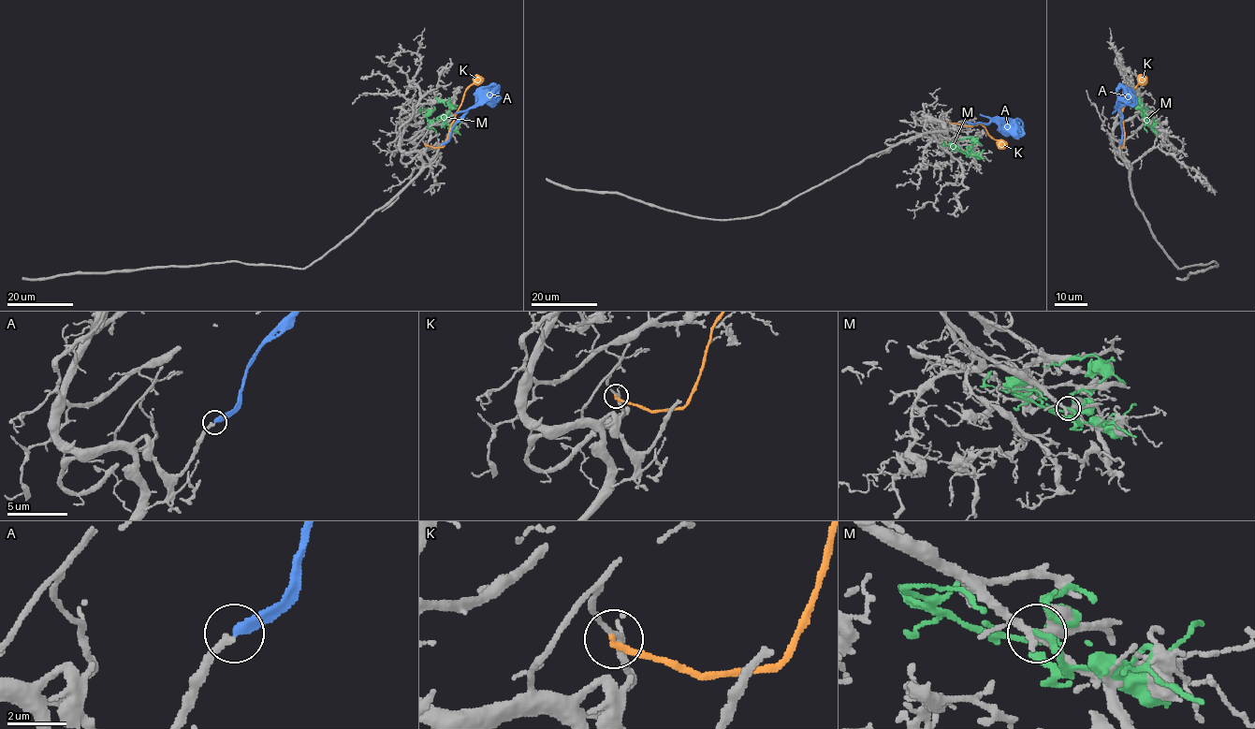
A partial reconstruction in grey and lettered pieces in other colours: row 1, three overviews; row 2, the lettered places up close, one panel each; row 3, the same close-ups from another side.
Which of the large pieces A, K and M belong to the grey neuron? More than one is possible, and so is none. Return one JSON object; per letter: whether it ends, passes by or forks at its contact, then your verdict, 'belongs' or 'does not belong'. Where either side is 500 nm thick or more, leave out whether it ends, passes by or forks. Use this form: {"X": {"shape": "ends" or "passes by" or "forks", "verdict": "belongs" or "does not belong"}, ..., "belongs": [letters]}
{"A": {"shape": "ends", "verdict": "does not belong"}, "K": {"shape": "ends", "verdict": "does not belong"}, "M": {"shape": "ends", "verdict": "does not belong"}, "belongs": []}

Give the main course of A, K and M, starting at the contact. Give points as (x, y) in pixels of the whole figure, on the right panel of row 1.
A: (1120, 144), (1122, 113), (1116, 89), (1122, 86)
K: (1119, 143), (1123, 147), (1122, 110), (1132, 91), (1145, 79)
M: (1148, 126), (1154, 121), (1145, 120), (1144, 112), (1135, 106), (1137, 96)

